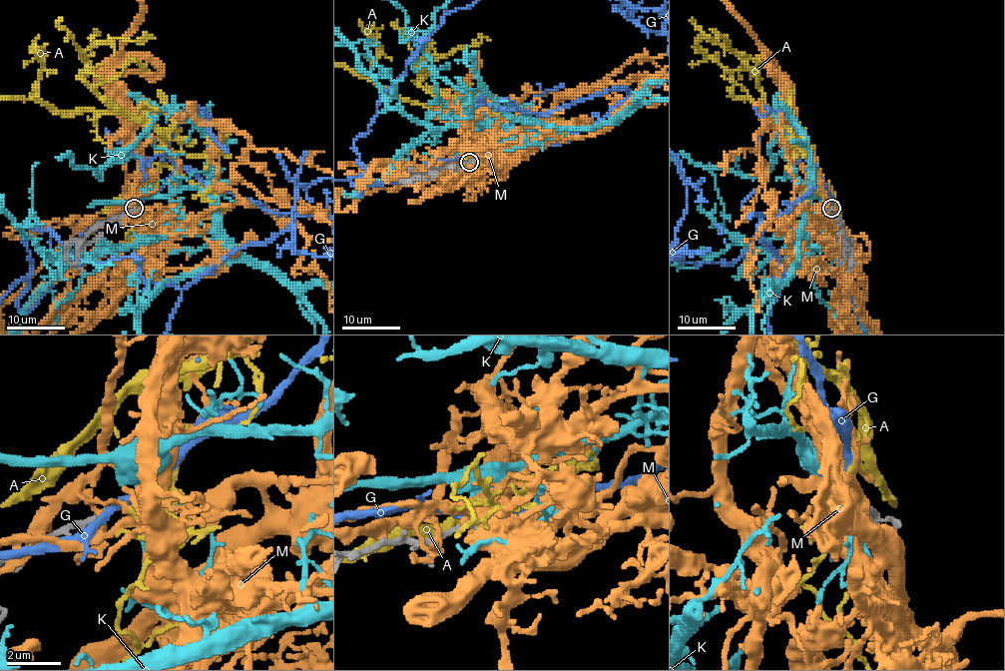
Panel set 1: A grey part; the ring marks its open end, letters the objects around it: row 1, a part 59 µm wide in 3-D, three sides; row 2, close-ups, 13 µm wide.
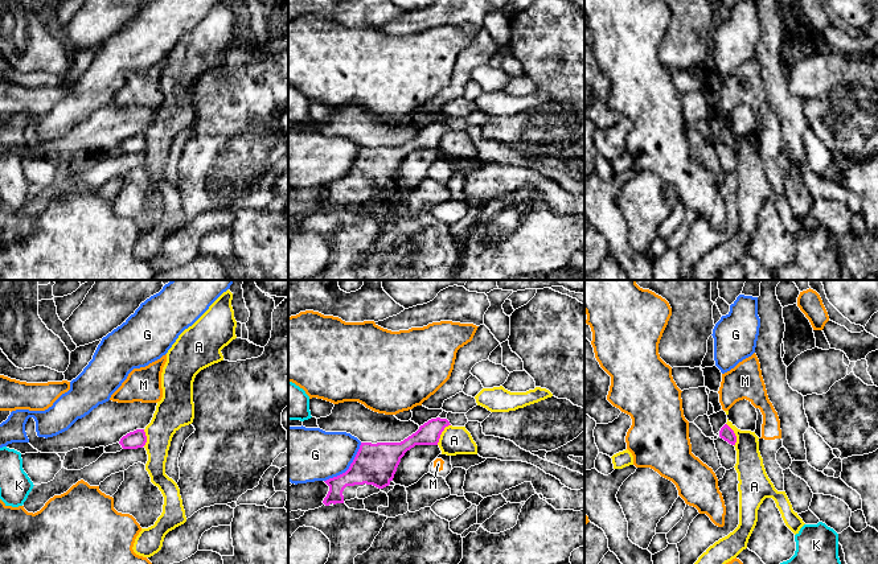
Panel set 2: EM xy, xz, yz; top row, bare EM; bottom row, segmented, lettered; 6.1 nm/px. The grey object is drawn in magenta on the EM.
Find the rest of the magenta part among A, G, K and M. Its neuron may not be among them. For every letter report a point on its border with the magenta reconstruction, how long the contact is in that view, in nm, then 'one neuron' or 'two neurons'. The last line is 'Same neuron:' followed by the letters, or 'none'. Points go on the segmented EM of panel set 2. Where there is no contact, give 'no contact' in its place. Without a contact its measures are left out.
A: xz (440, 433) | 150 nm | two neurons
G: xz (349, 468) | 340 nm | two neurons
K: no contact | two neurons
M: no contact | two neurons
Same neuron: none

